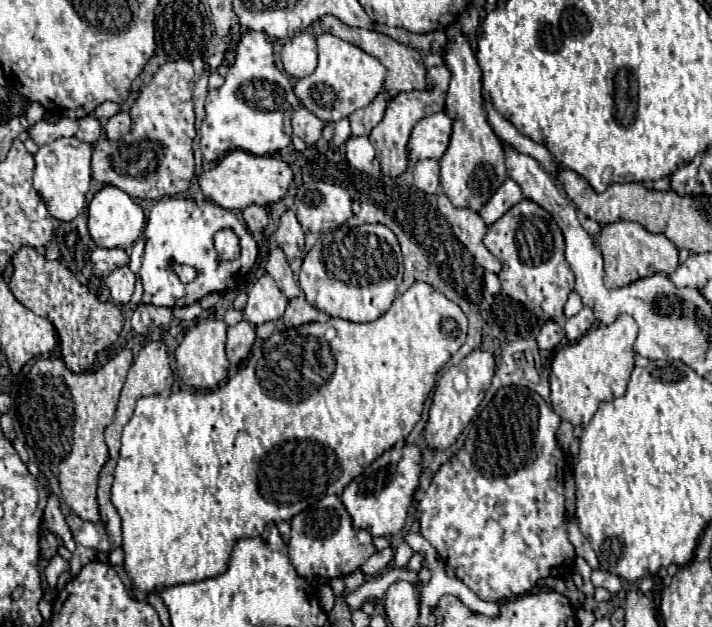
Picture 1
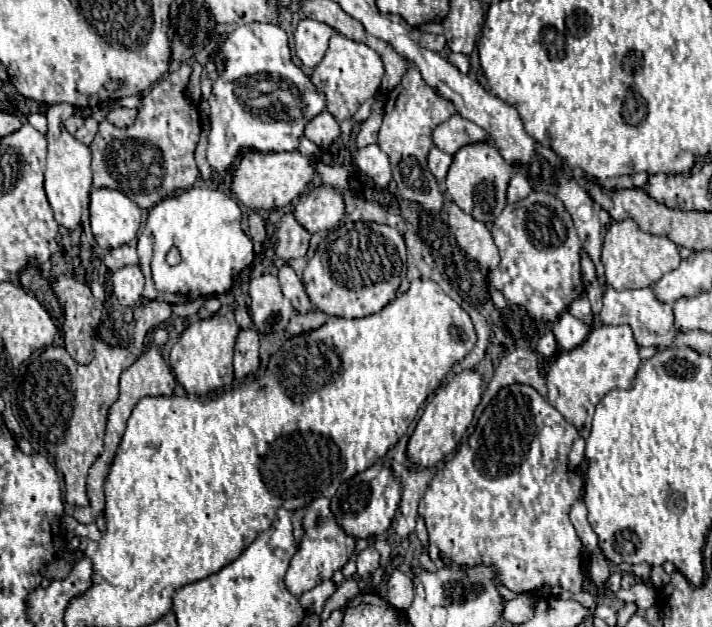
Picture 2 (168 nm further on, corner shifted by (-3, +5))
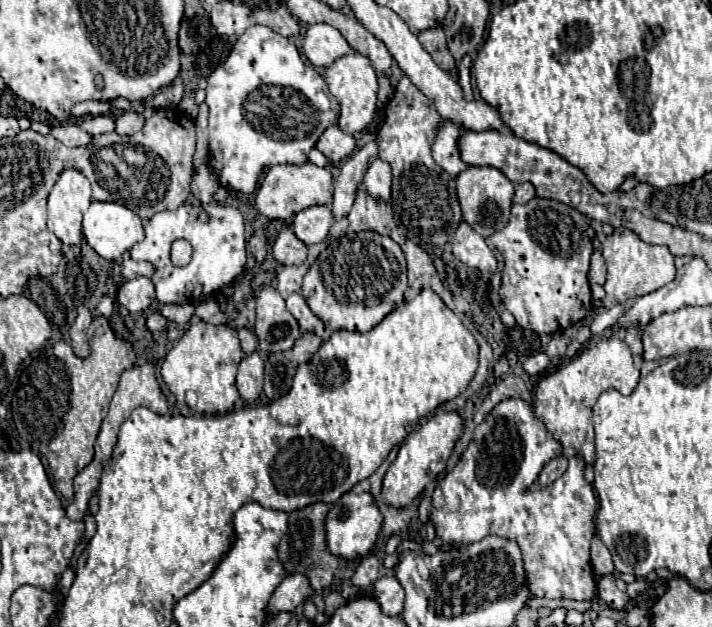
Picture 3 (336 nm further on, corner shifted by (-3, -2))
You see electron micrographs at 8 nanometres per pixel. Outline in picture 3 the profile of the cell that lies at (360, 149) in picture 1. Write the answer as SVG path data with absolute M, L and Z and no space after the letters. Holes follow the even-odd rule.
M376 159L370 169L364 175L364 187L366 191L374 197L374 199L382 199L382 201L390 201L390 183L392 183L392 173L390 173L390 165L386 165L386 161Z

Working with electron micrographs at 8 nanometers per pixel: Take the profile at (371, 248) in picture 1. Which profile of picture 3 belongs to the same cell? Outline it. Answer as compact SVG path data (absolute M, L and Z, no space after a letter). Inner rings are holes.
M346 233L328 243L314 265L304 275L302 295L312 313L332 331L370 331L390 311L394 311L406 291L406 259L400 245L380 233Z

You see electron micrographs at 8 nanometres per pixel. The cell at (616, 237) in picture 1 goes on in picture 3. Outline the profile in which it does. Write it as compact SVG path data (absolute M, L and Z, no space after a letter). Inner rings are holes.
M622 229L622 231L614 231L610 237L606 237L606 241L602 243L602 255L608 267L608 277L606 277L606 297L602 299L602 307L610 309L612 305L618 303L626 303L632 299L638 299L646 293L652 293L656 289L660 289L662 285L670 283L676 275L676 267L674 267L674 255L668 251L668 247L660 247L660 245L648 245L644 243L636 233Z

